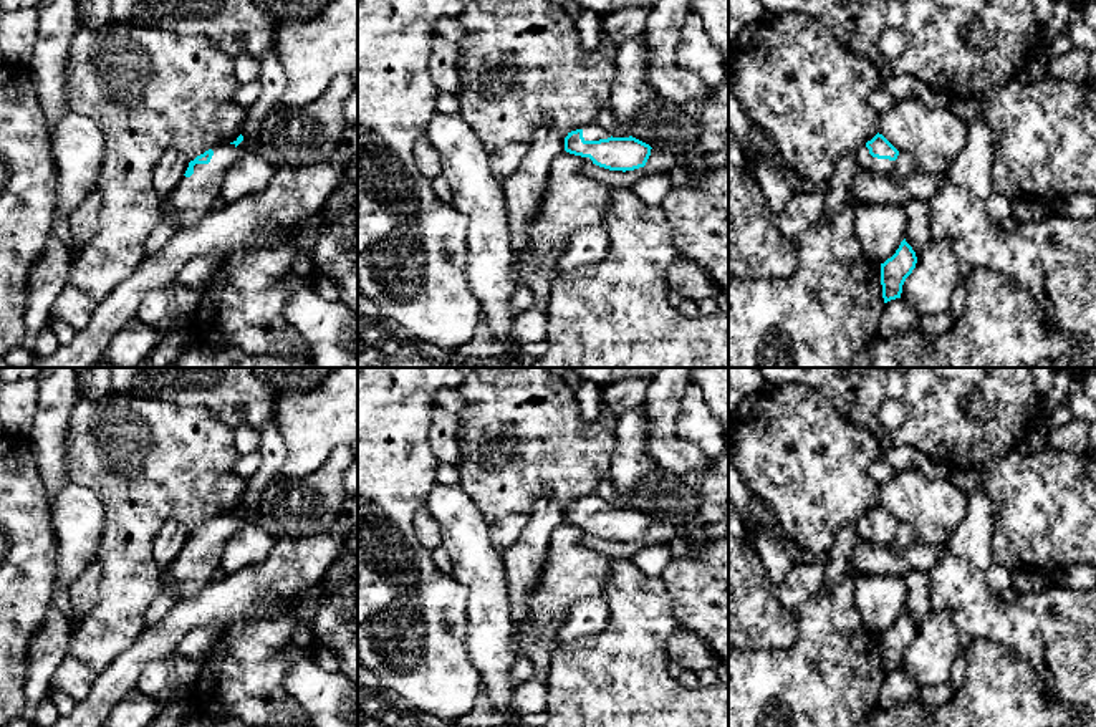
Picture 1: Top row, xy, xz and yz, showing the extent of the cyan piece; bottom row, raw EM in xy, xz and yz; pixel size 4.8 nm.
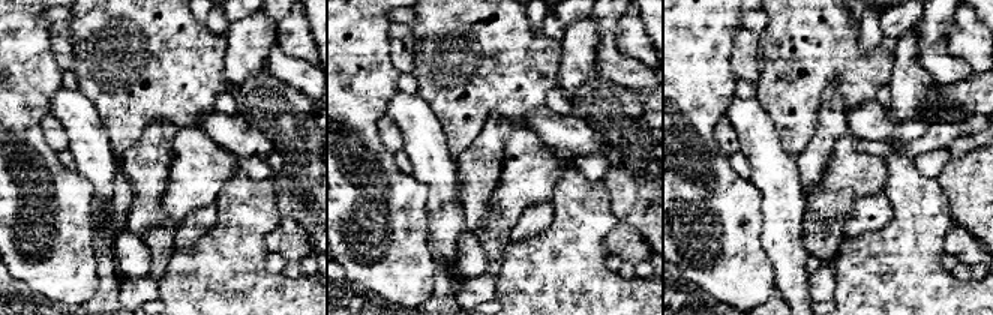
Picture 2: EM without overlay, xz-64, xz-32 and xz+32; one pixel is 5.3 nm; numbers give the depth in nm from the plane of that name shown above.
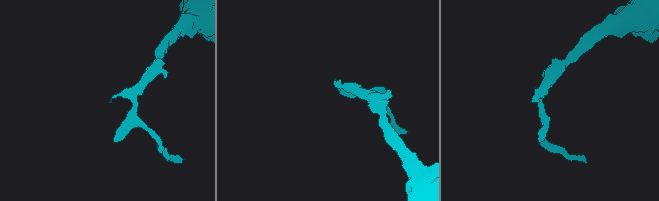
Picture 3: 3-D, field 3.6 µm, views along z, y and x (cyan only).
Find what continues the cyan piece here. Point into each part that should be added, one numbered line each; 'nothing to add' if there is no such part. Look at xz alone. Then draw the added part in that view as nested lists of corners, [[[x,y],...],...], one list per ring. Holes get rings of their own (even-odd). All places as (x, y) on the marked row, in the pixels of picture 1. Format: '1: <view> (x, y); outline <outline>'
1: xz (593, 131); outline [[[593,123],[588,124],[583,129],[583,137],[584,141],[599,141],[599,139],[608,139],[611,137],[611,132],[601,128],[599,124]]]

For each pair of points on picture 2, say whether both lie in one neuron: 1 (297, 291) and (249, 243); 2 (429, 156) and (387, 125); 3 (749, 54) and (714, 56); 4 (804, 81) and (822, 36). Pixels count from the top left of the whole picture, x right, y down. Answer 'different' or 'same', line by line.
1: same
2: different
3: different
4: same

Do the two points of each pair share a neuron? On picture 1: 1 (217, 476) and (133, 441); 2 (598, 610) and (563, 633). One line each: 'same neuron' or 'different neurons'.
1: same neuron
2: same neuron

